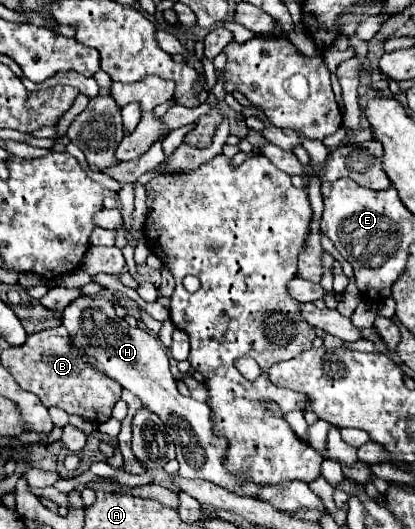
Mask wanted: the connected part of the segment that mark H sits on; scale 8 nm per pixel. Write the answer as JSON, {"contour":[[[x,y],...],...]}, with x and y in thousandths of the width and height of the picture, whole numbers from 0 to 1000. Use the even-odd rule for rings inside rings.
{"contour":[[[205,558],[186,561],[181,569],[171,569],[171,577],[161,577],[147,607],[161,618],[181,656],[190,656],[205,667],[219,690],[229,690],[239,701],[253,701],[263,713],[287,720],[292,732],[311,735],[345,758],[345,769],[388,788],[402,819],[412,822],[427,845],[431,902],[494,905],[595,940],[624,932],[619,913],[590,905],[586,898],[561,898],[542,887],[537,860],[547,849],[547,834],[518,822],[508,803],[504,766],[465,750],[441,750],[427,739],[427,724],[417,720],[417,709],[407,701],[402,664],[383,652],[378,637],[369,637],[345,618],[316,618],[306,607],[296,614],[277,595],[272,573],[243,561],[205,561]]]}

